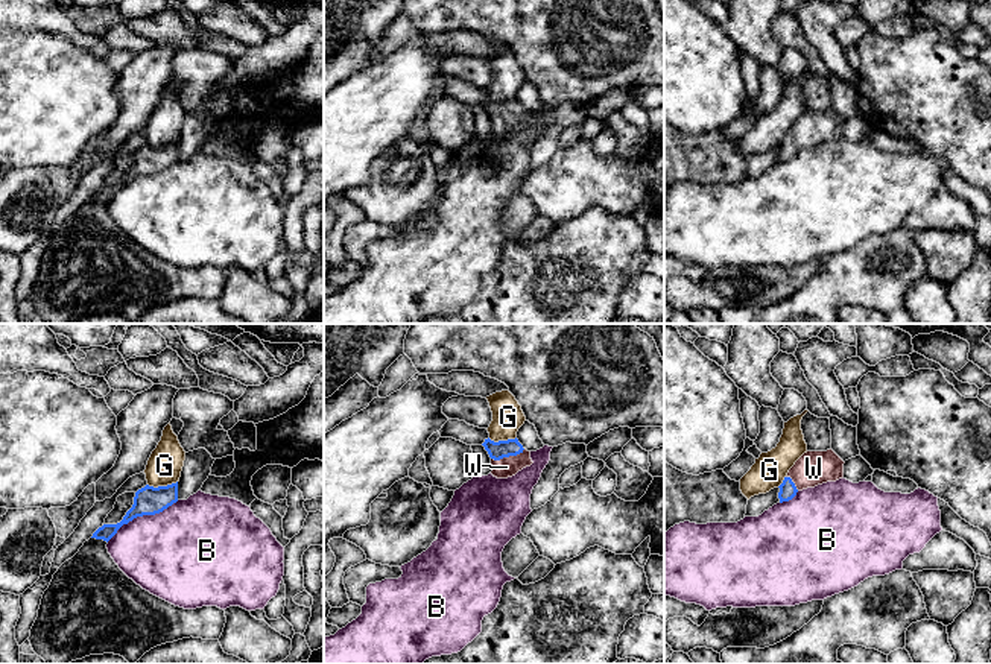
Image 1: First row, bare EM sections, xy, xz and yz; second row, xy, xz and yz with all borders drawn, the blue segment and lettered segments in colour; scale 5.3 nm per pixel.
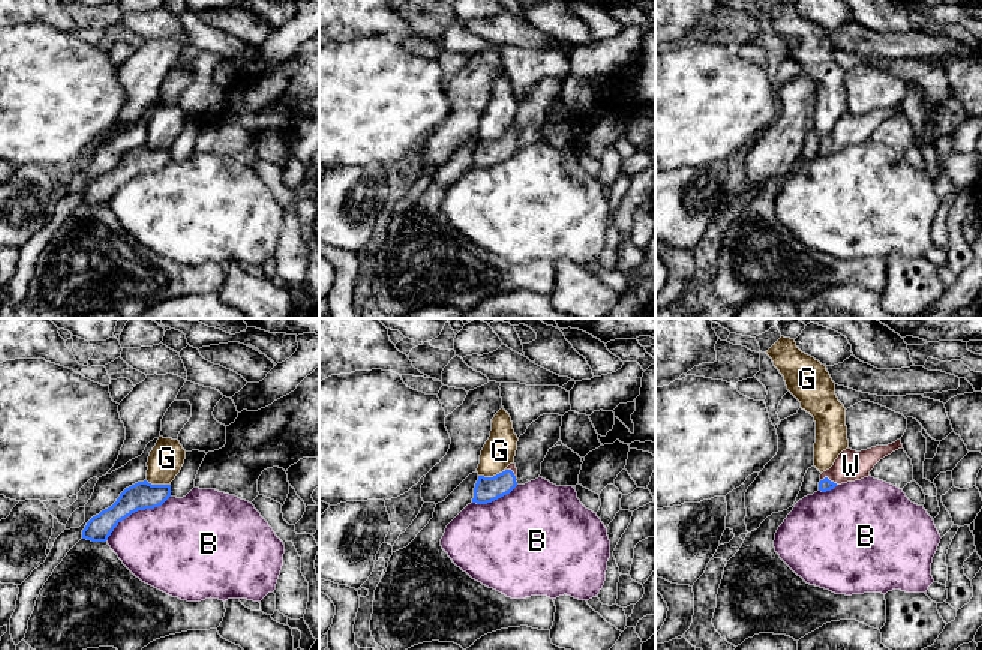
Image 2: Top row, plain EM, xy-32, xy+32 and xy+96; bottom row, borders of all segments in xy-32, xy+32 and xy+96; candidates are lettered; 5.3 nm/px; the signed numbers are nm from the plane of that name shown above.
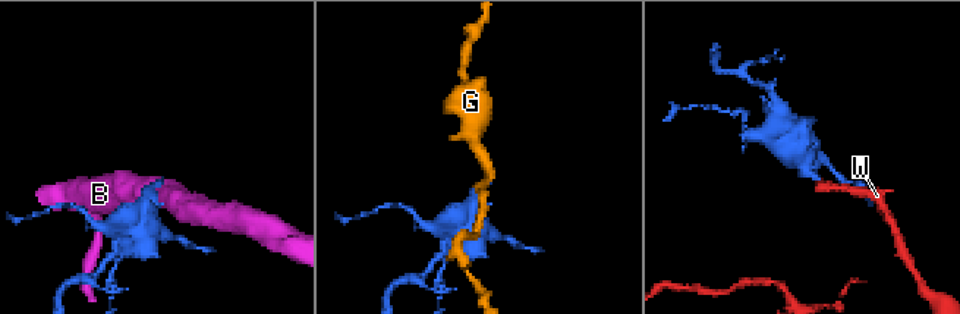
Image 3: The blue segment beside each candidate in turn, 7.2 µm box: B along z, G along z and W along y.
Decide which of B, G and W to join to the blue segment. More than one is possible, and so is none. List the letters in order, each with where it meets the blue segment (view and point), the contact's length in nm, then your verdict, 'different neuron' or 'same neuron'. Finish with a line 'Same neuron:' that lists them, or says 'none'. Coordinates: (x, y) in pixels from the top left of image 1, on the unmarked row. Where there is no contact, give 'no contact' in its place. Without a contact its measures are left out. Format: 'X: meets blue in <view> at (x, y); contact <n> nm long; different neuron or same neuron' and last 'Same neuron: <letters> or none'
B: meets blue in xy at (142, 175); contact 440 nm long; different neuron
G: meets blue in xy at (161, 146); contact 160 nm long; different neuron
W: meets blue in xz at (508, 116); contact 190 nm long; same neuron
Same neuron: W

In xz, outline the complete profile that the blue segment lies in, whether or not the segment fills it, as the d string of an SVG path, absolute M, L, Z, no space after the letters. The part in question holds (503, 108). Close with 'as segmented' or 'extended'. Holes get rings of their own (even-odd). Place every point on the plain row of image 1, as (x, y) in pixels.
M488 97L482 105L491 117L491 134L497 138L512 137L523 128L533 123L530 111L527 111L517 97L499 102Z; extended

